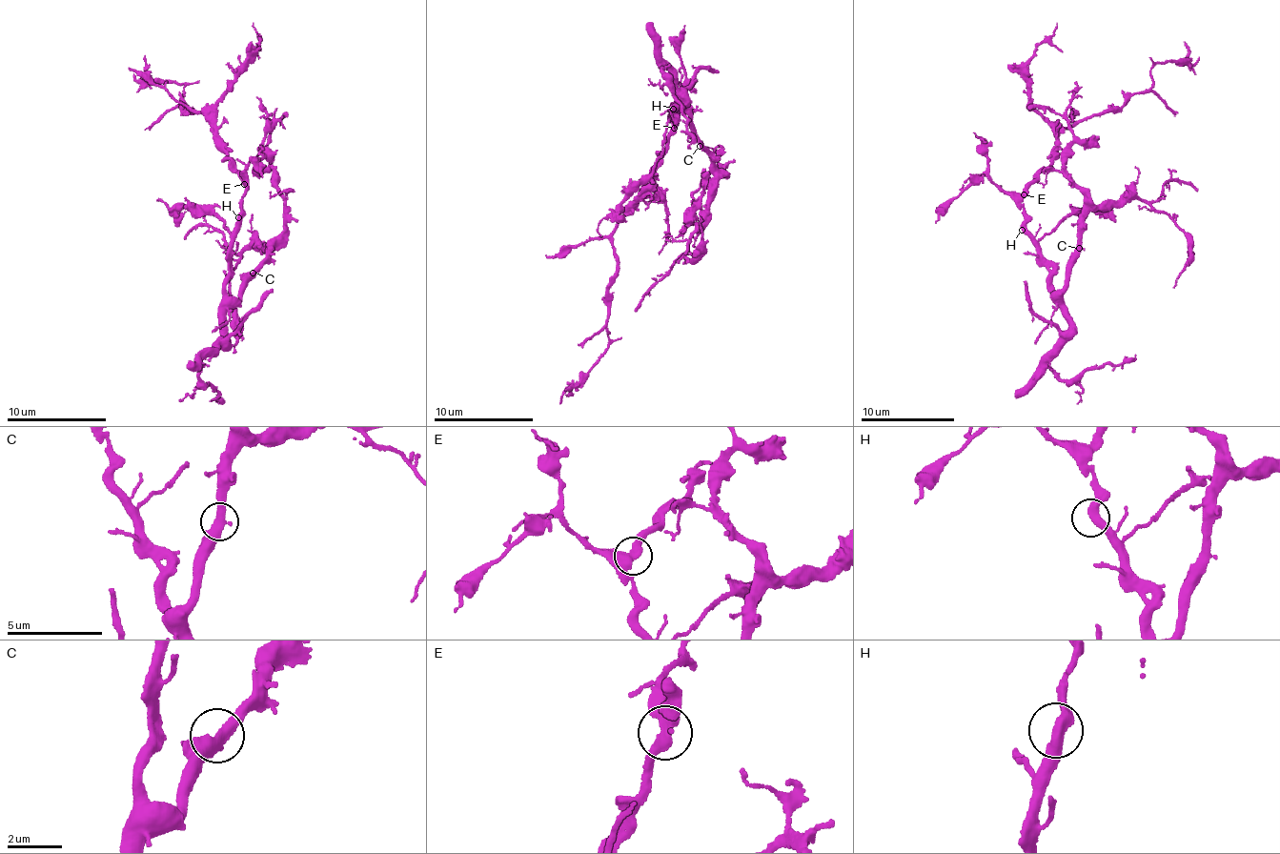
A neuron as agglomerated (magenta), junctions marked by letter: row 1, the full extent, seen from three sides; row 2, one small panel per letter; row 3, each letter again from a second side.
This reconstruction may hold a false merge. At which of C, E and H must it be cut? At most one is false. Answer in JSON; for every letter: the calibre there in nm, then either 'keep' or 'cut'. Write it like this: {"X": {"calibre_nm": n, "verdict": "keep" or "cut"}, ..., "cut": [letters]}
{"C": {"calibre_nm": 400, "verdict": "keep"}, "E": {"calibre_nm": 420, "verdict": "keep"}, "H": {"calibre_nm": 400, "verdict": "keep"}, "cut": []}

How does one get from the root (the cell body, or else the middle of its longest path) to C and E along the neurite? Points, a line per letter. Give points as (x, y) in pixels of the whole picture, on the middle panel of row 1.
C: (676, 111), (672, 112), (673, 106), (685, 112), (691, 134), (700, 146)
E: (676, 111), (673, 121), (677, 123), (673, 128)

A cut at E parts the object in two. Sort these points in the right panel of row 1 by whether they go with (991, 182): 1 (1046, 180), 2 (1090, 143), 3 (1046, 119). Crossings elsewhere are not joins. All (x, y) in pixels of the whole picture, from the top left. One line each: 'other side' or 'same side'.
1: same side
2: same side
3: other side

